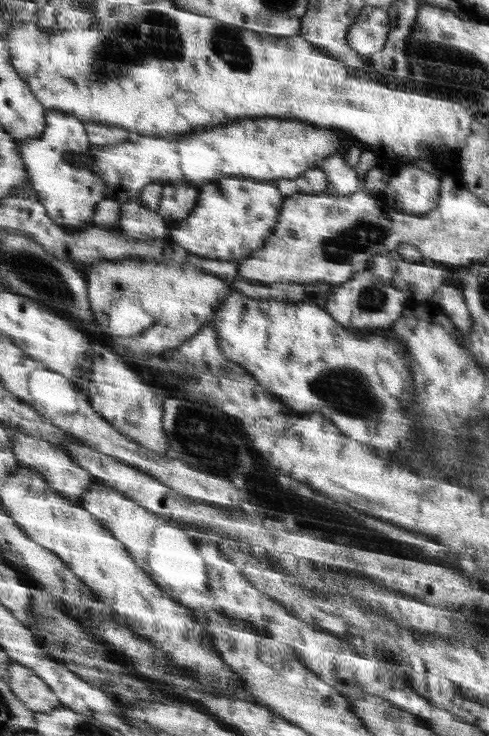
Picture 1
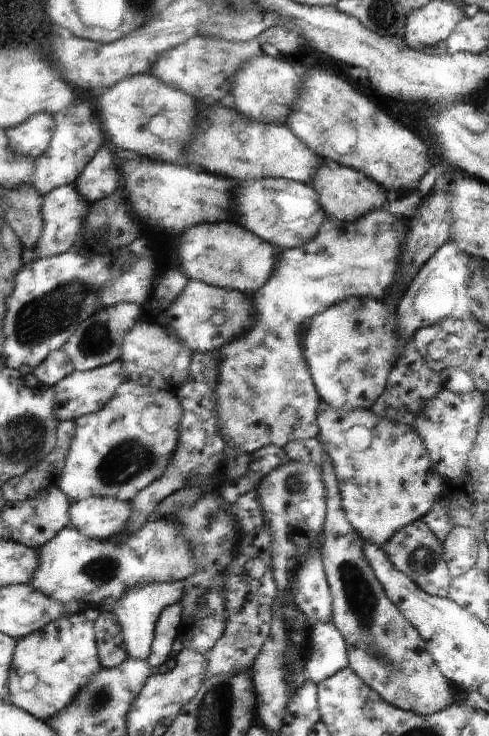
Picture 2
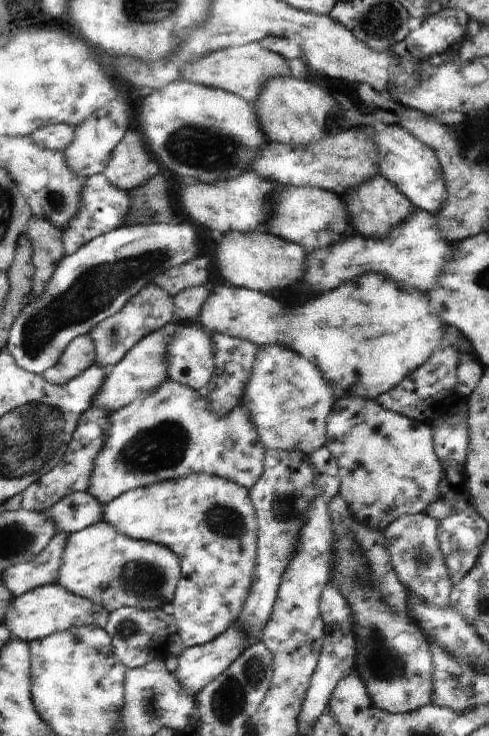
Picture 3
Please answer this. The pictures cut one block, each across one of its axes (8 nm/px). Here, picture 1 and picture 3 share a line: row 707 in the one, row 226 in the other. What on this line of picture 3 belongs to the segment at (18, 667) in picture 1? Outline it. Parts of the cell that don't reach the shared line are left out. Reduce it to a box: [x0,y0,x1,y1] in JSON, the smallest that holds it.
[28,216,64,296]

